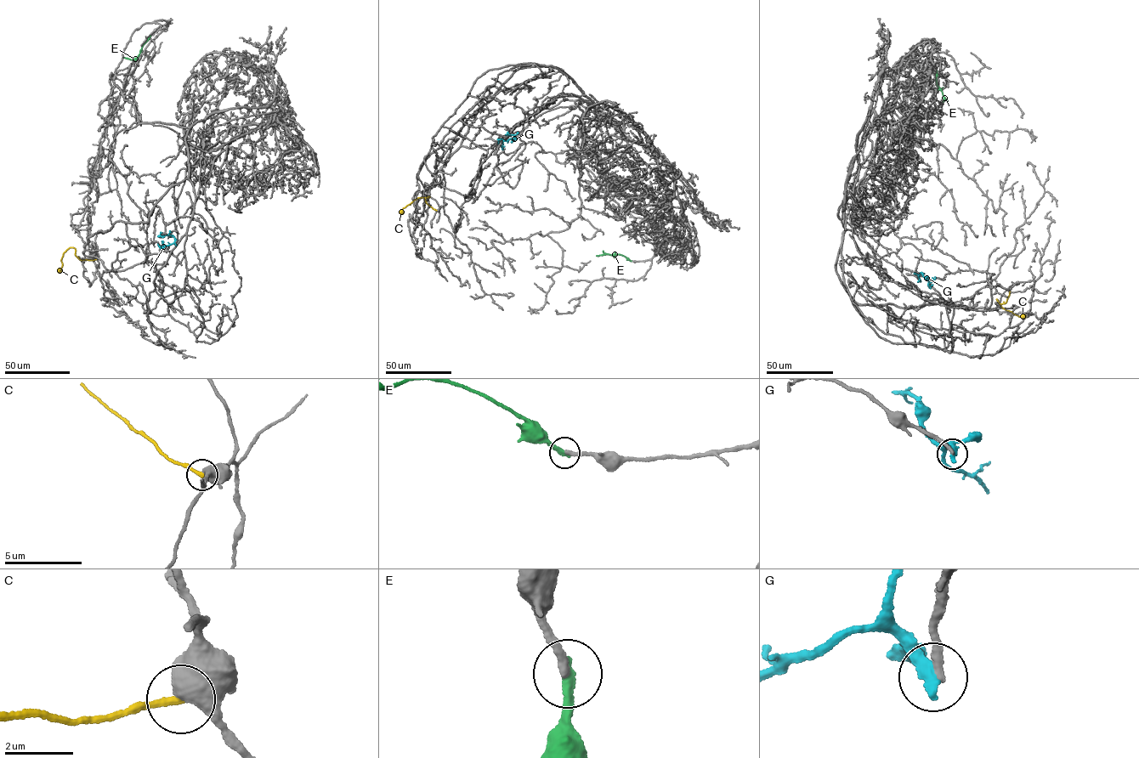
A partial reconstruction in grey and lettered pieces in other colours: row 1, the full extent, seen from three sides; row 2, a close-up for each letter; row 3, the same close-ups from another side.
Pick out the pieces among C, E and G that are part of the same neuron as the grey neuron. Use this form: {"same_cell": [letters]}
{"same_cell": ["E"]}

